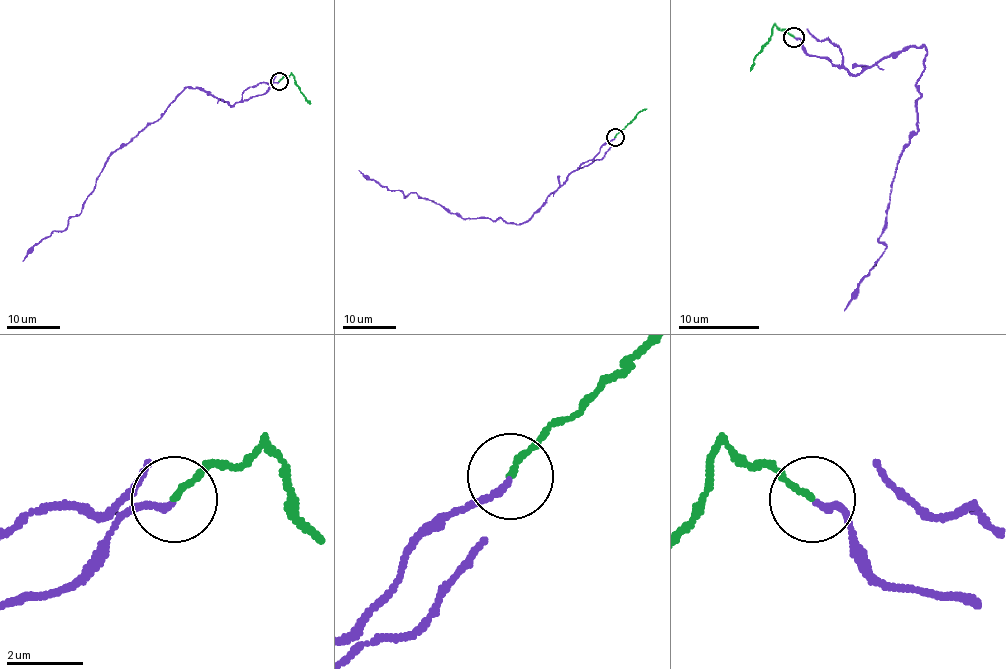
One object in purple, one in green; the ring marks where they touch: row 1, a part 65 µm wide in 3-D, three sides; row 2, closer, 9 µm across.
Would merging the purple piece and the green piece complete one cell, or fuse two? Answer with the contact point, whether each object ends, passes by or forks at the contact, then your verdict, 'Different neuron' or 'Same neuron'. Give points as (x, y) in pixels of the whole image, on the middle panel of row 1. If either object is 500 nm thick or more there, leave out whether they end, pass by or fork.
Place: (615, 137). At the ring purple ends. At the ring green ends. Different neuron

